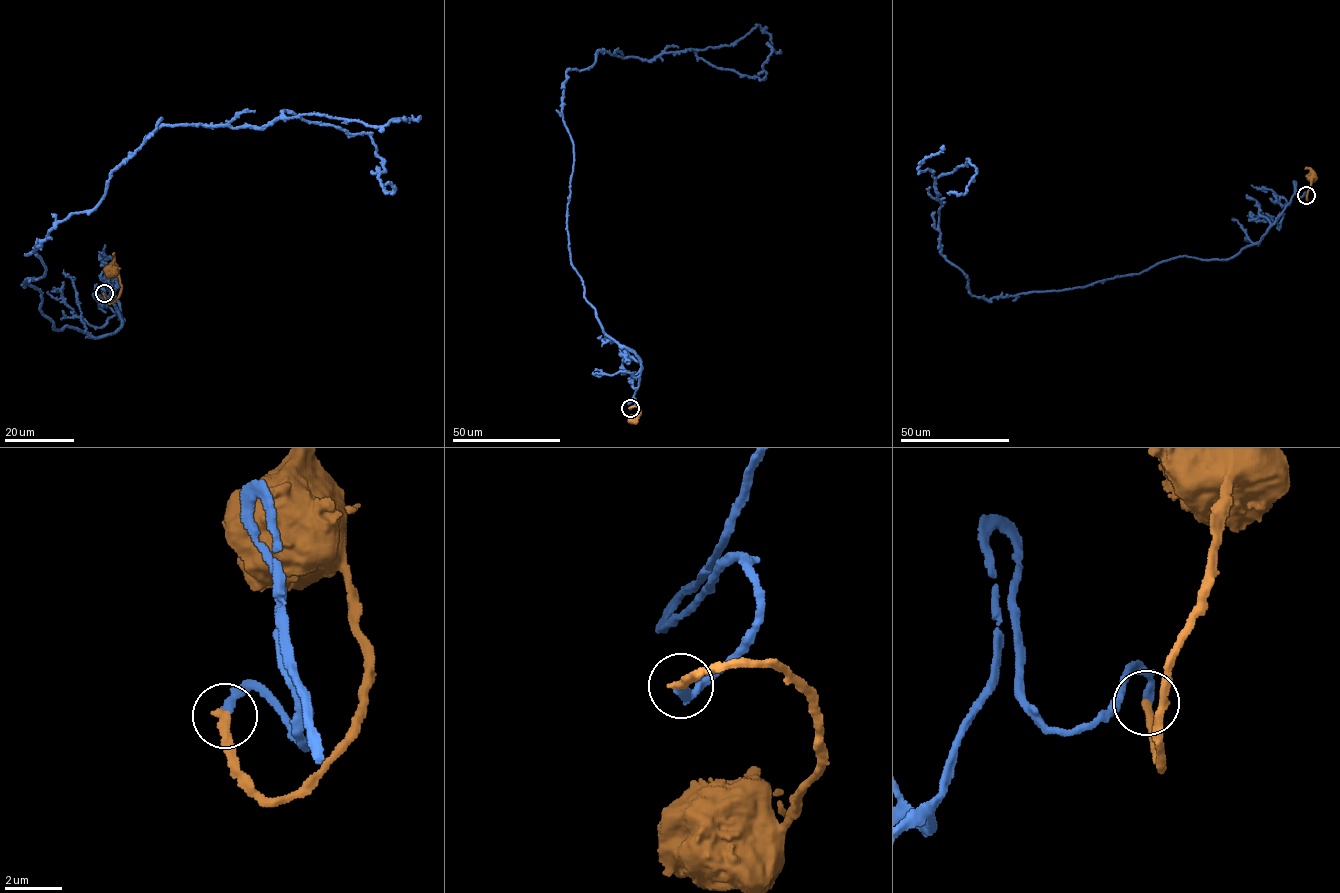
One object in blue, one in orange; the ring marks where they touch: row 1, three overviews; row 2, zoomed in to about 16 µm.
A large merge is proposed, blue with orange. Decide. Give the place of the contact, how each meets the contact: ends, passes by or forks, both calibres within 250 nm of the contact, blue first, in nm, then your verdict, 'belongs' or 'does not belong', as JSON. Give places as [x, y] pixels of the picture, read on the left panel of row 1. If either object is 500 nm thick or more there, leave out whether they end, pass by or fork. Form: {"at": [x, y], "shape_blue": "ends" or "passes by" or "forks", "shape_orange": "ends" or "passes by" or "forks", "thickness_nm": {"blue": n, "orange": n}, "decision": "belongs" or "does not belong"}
{"at": [104, 293], "shape_blue": "ends", "shape_orange": "ends", "thickness_nm": {"blue": 280, "orange": 360}, "decision": "belongs"}

